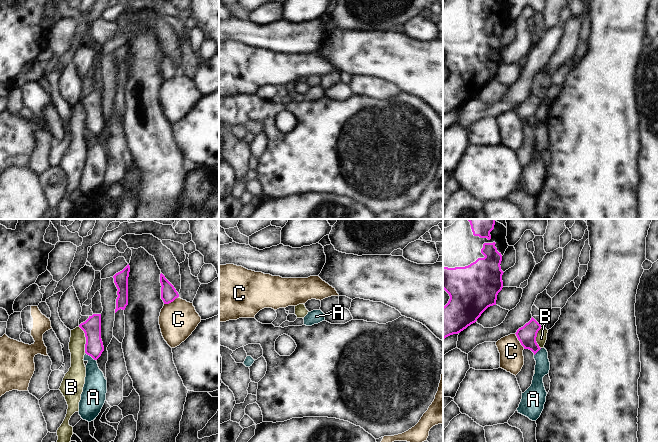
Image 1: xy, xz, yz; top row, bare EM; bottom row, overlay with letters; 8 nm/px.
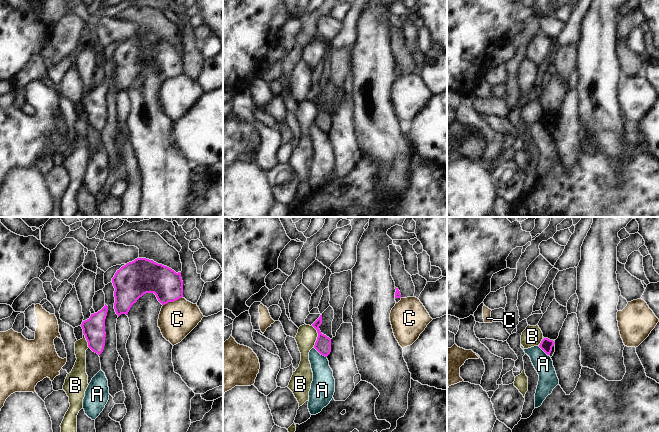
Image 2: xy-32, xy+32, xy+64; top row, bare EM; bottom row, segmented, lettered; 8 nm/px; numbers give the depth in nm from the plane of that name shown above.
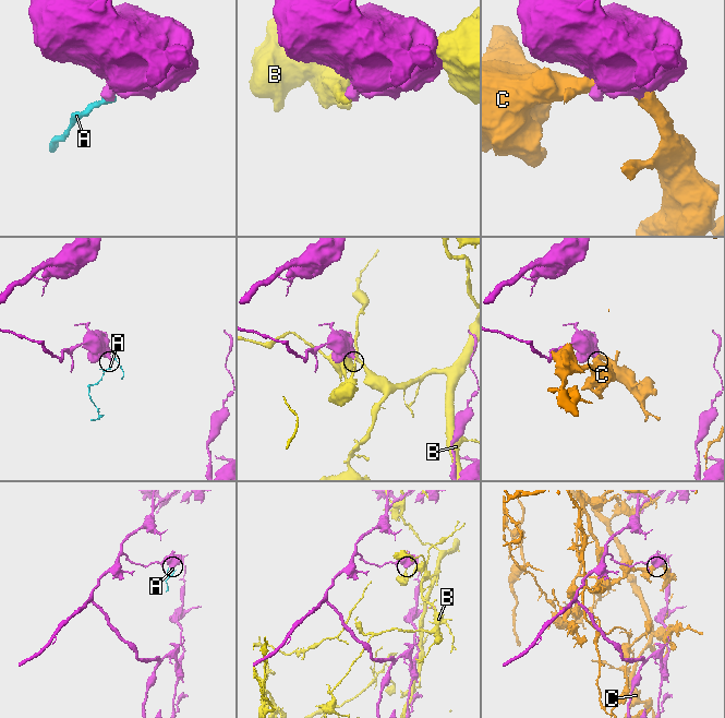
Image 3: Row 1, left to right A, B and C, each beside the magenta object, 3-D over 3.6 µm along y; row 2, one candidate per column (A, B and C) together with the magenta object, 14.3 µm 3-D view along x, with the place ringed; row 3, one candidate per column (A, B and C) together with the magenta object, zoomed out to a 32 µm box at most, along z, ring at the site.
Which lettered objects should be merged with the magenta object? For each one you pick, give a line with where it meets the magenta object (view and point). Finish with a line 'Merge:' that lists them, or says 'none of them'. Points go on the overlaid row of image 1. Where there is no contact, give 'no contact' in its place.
Merge: none of them

